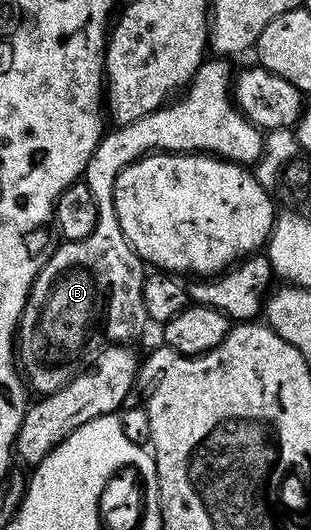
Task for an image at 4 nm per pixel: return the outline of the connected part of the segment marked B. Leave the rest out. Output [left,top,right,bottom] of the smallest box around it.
[17,57,265,396]

